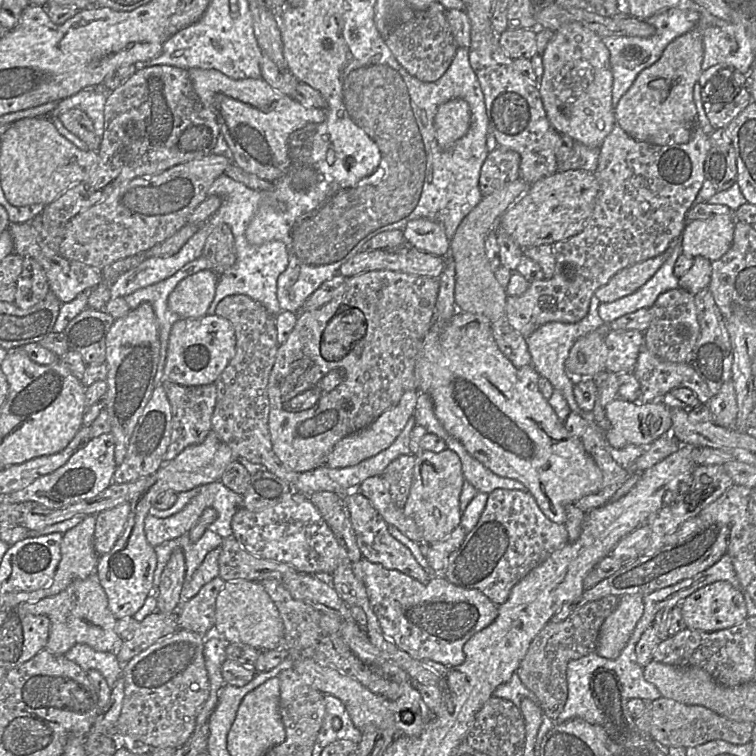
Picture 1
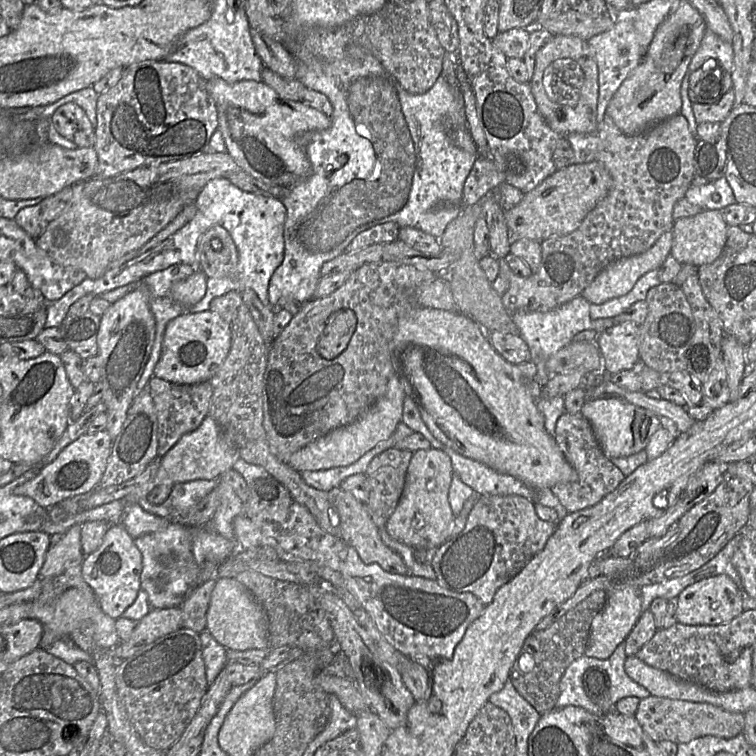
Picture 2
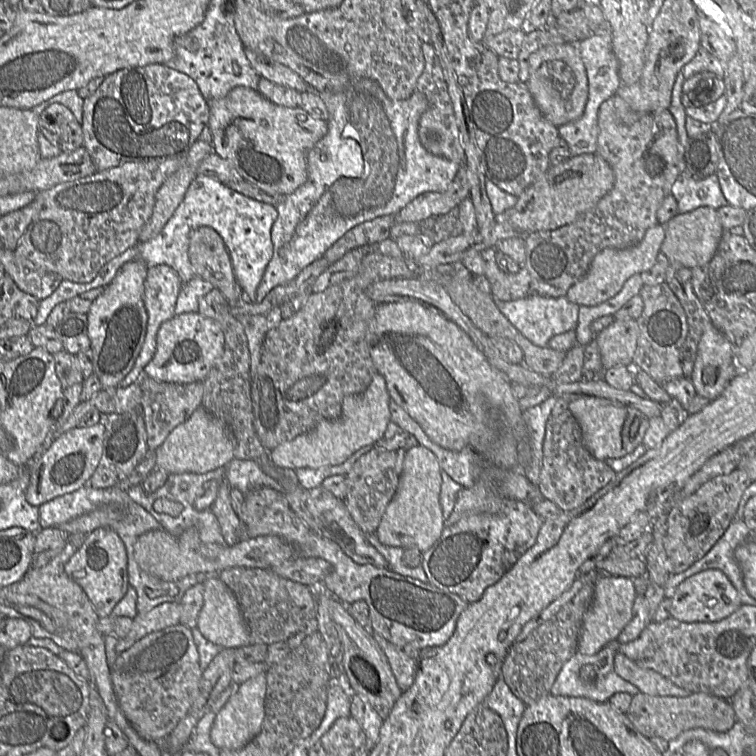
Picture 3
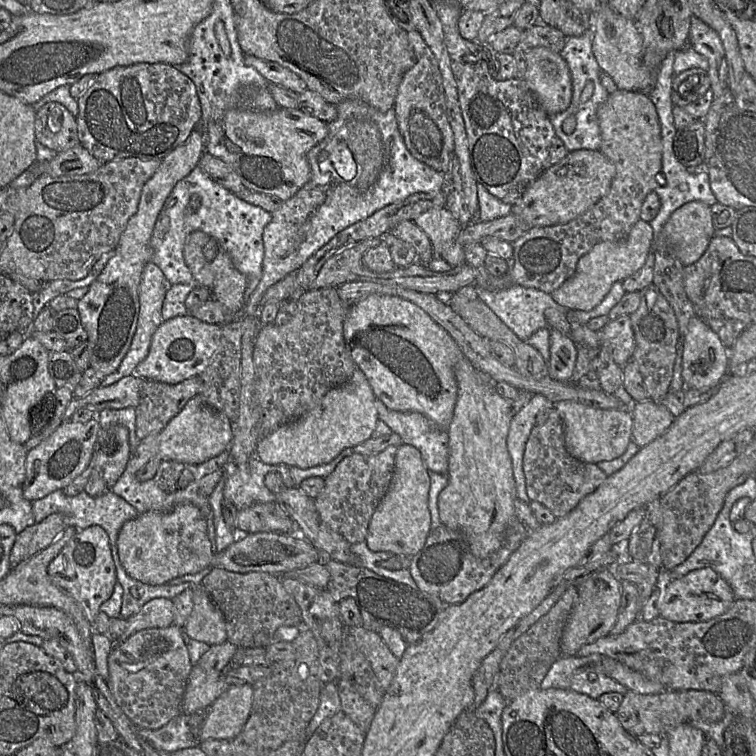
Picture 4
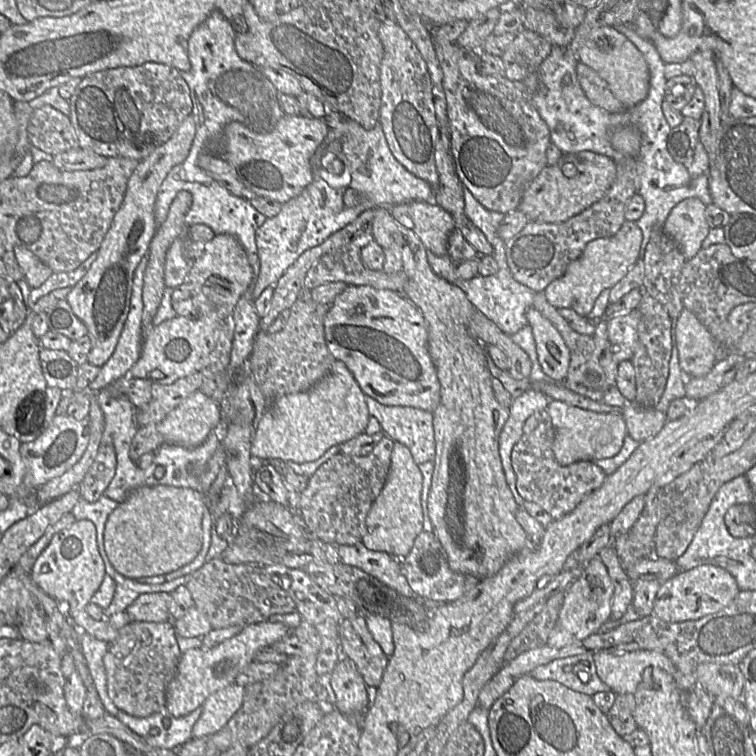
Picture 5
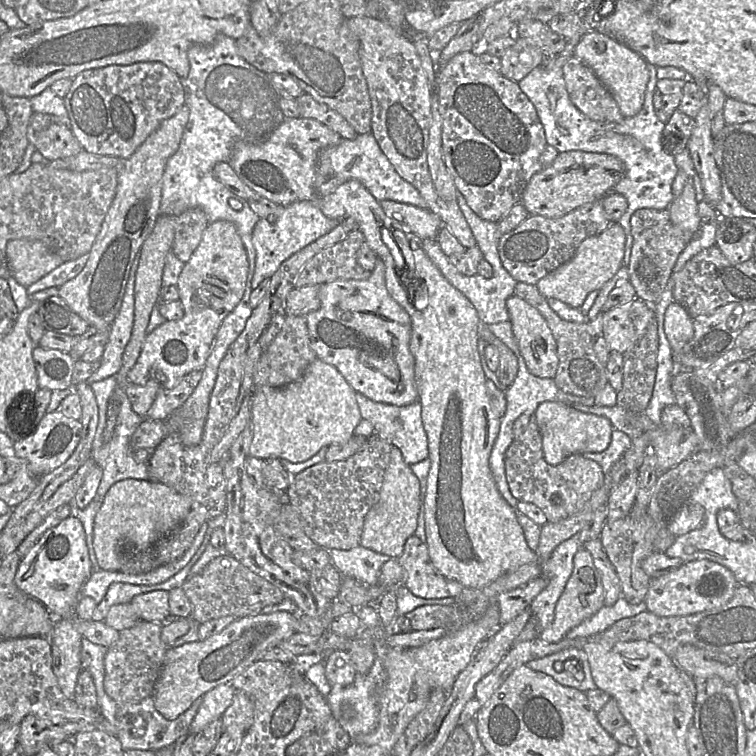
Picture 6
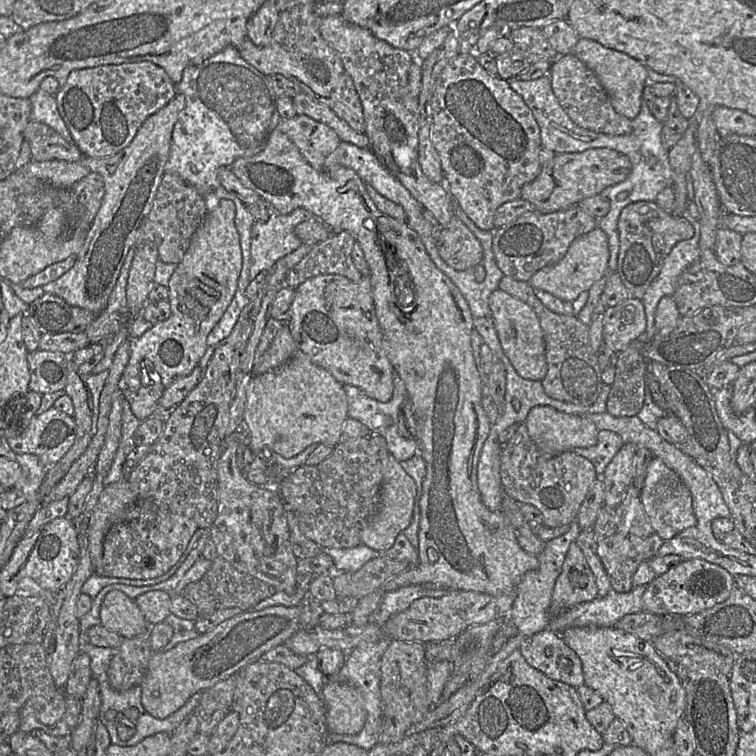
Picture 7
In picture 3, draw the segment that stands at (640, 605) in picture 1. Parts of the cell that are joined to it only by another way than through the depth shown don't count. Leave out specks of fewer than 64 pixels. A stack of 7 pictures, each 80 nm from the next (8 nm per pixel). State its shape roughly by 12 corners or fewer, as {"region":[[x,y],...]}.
{"region":[[600,574],[577,652],[594,655],[632,618],[633,579]]}

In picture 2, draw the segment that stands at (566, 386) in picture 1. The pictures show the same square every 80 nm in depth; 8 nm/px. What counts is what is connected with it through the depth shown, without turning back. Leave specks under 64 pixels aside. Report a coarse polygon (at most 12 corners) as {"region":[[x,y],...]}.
{"region":[[582,296],[548,312],[511,315],[535,364],[536,381],[546,363],[580,332],[603,332],[614,318],[592,320]]}

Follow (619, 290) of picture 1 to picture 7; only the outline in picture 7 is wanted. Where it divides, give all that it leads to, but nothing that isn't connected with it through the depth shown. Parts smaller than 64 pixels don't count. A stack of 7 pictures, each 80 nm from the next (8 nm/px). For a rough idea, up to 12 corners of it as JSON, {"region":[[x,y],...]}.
{"region":[[600,228],[576,238],[530,285],[565,301],[608,274]]}

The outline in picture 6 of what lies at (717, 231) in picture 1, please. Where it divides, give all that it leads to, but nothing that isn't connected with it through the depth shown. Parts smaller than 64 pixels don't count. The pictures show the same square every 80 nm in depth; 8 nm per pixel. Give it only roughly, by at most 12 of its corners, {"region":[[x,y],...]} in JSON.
{"region":[[691,182],[668,208],[672,223],[696,234],[702,221]]}

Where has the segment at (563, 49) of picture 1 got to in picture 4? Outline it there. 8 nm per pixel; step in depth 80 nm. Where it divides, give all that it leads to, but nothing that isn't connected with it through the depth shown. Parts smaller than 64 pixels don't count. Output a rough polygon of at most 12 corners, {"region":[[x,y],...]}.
{"region":[[559,52],[525,54],[524,81],[548,116],[566,111],[572,78]]}

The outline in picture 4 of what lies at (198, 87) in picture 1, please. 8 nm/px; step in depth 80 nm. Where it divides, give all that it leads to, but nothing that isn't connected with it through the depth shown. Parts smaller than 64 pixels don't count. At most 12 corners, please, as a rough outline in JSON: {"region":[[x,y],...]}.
{"region":[[298,108],[230,109],[205,152],[286,201],[328,124]]}

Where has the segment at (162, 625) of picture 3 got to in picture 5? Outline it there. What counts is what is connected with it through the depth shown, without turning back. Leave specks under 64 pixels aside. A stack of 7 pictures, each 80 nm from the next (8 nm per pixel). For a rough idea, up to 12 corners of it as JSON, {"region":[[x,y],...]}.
{"region":[[145,593],[127,608],[131,621],[169,622],[171,594]]}

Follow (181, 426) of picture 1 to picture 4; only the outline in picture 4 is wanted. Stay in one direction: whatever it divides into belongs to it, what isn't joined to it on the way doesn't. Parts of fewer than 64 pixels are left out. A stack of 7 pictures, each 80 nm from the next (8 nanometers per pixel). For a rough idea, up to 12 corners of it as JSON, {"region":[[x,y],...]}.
{"region":[[201,376],[145,380],[135,408],[139,440],[160,434],[194,396]]}

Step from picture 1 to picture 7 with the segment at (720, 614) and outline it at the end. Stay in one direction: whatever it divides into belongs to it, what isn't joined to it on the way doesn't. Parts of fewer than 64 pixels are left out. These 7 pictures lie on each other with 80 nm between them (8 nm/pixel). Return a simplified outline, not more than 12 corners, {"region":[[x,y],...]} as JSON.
{"region":[[682,560],[645,587],[642,611],[697,613],[727,600],[734,576]]}

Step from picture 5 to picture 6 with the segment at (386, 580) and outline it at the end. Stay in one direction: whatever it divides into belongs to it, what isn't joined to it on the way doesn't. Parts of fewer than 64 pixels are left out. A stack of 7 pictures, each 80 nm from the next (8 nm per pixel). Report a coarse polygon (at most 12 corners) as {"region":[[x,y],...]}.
{"region":[[358,545],[331,549],[343,578],[376,585],[391,557]]}

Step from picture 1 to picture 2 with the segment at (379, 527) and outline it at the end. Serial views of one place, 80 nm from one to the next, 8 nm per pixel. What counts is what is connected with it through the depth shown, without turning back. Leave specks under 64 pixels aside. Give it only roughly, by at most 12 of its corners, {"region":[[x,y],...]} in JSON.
{"region":[[339,487],[328,498],[340,518],[339,538],[364,563],[410,575],[383,542],[363,502]]}

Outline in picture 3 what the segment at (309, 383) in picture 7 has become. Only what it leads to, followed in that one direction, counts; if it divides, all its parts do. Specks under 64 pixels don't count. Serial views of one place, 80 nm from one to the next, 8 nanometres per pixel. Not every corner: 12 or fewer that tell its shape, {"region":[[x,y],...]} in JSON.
{"region":[[385,380],[344,398],[338,419],[269,451],[291,470],[340,465],[384,438]]}

